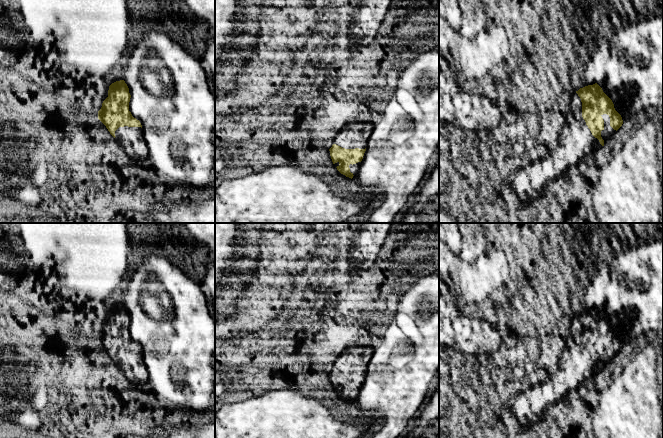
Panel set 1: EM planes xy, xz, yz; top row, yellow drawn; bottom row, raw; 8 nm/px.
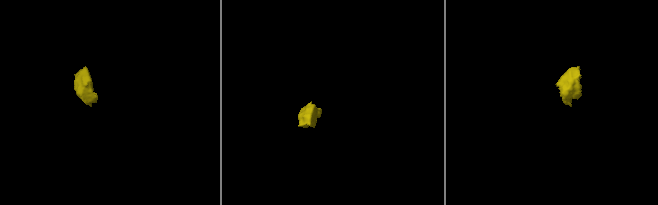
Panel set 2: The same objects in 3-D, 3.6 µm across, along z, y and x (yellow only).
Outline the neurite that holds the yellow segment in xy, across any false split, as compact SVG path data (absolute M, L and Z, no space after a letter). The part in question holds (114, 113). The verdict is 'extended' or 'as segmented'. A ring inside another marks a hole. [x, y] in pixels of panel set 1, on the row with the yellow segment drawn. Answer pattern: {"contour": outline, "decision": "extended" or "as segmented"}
{"contour": "M124 80L112 83L108 97L98 111L98 119L131 159L141 160L149 157L149 151L142 125L129 111L130 98L129 88Z", "decision": "extended"}

